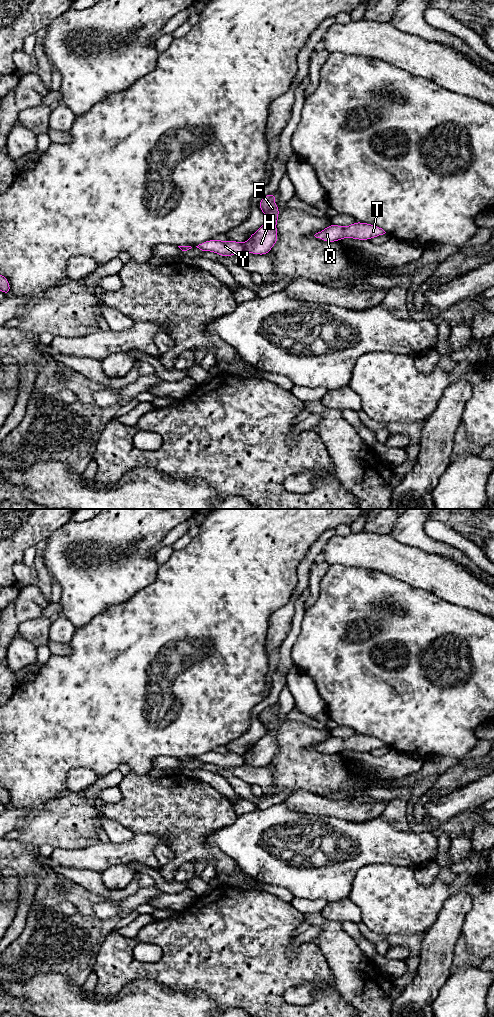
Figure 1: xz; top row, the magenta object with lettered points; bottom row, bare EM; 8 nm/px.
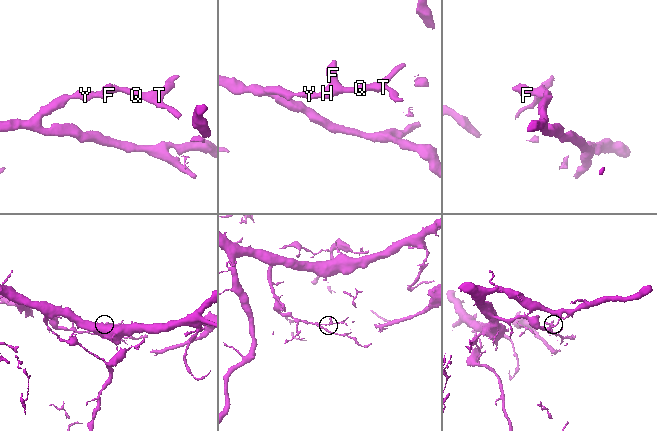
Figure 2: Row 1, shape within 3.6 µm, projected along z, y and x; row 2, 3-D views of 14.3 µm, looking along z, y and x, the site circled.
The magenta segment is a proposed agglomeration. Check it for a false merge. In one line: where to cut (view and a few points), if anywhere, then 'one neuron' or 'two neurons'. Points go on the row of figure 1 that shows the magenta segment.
xz (243, 244), (245, 250) | two neurons

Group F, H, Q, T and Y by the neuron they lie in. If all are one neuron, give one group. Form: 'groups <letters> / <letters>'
groups F H Q T / Y

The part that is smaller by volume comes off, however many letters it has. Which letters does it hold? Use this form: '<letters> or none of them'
F, H, Q, T

